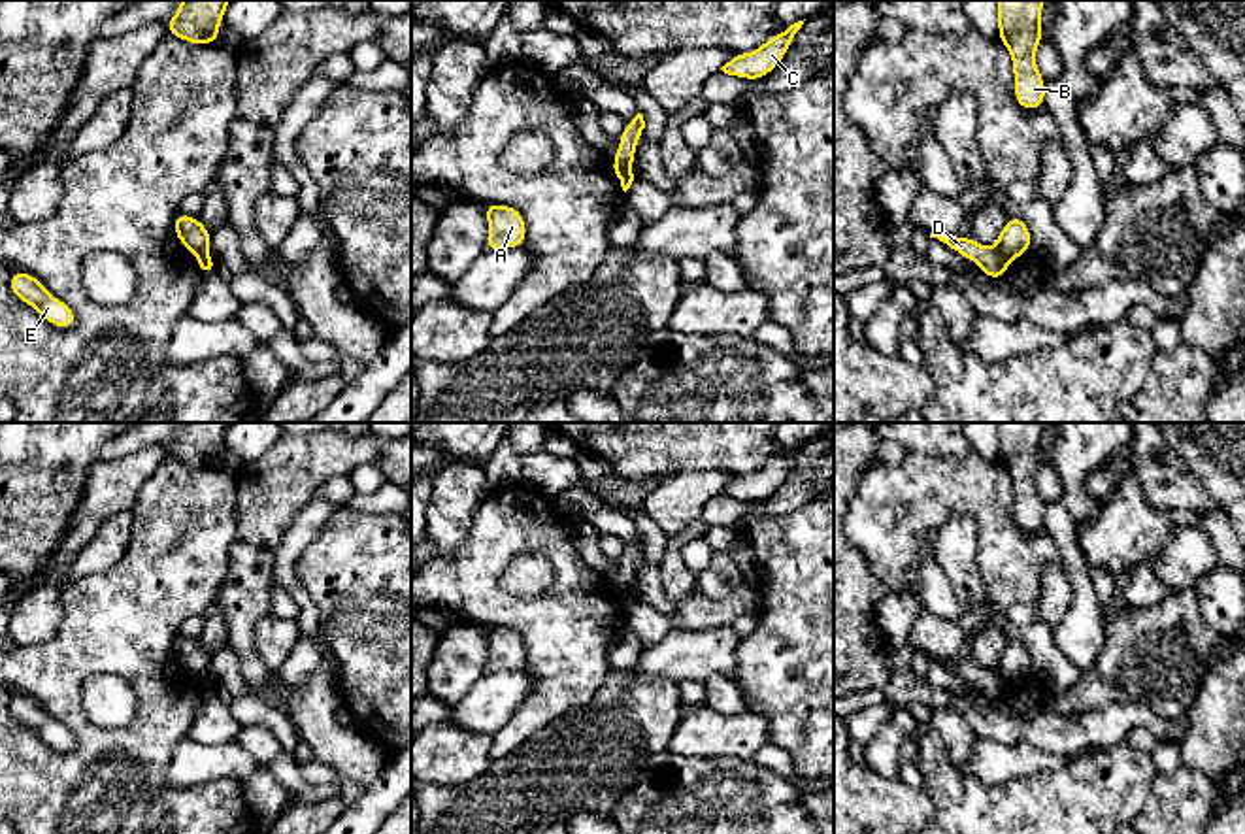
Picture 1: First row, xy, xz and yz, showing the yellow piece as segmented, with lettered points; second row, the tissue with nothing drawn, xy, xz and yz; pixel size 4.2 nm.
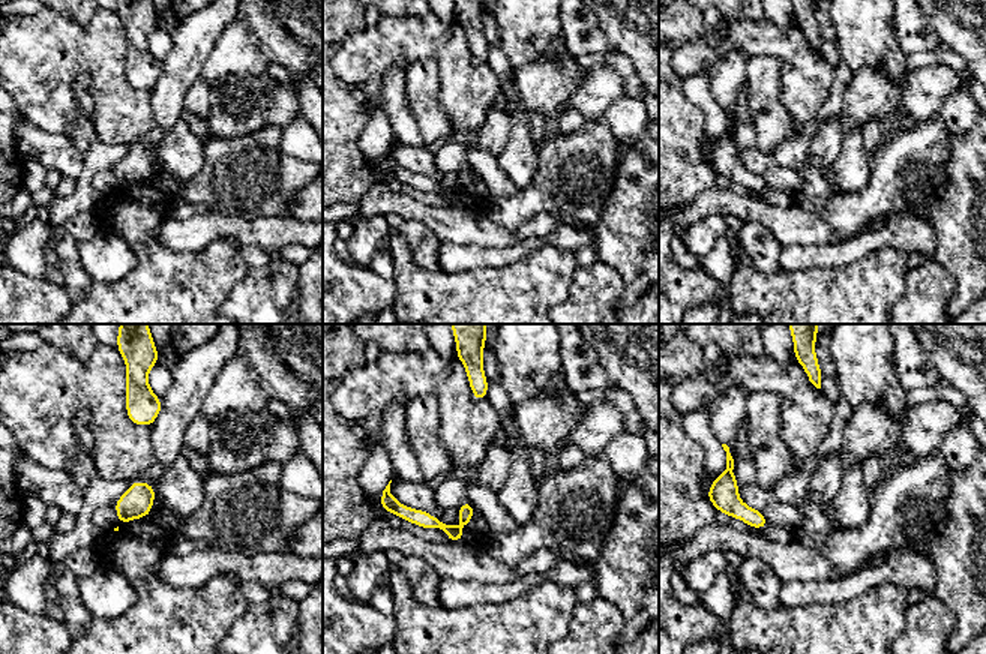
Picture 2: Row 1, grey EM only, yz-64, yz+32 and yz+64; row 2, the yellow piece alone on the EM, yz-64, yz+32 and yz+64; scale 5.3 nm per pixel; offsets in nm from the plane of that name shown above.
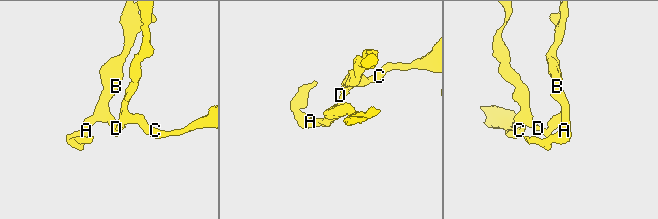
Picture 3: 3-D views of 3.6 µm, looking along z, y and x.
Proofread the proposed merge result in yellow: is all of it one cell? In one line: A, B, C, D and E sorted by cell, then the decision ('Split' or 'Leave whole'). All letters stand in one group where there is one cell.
Groups: A B E / C D. Split

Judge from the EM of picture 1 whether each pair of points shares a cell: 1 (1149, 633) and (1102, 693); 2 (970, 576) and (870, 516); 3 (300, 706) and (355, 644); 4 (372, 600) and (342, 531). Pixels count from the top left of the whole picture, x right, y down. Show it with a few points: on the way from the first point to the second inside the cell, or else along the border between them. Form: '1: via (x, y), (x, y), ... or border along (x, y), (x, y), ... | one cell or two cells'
1: via (1147, 648), (1117, 678) | one cell
2: border along (978, 523), (968, 516), (953, 516), (934, 534) | two cells
3: border along (332, 657), (344, 706) | two cells
4: via (372, 583), (353, 548) | one cell

